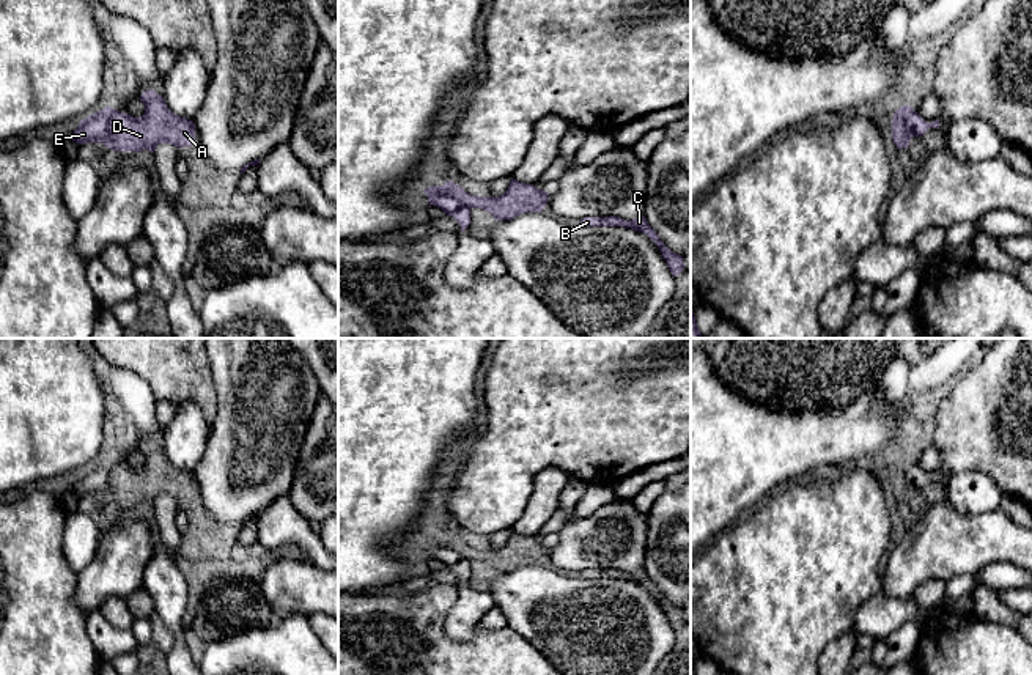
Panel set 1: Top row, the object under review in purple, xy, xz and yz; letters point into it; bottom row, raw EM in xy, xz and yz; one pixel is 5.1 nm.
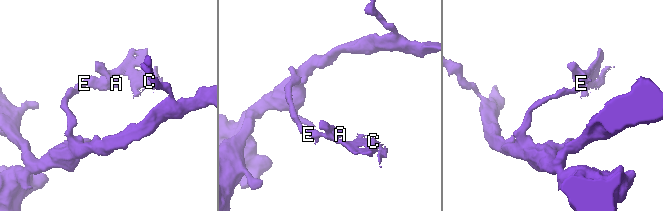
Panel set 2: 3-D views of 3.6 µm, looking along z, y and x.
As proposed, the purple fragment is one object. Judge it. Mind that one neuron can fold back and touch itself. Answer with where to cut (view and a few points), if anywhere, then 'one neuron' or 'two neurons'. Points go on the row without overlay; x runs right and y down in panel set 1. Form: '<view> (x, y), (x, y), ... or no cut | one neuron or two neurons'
xy (107, 460), (109, 482), (101, 493) | two neurons

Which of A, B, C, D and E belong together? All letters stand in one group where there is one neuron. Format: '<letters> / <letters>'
A B C D / E

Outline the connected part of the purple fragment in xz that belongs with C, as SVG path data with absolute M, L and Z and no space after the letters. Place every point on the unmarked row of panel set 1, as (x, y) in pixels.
M640 568L632 573L625 573L620 570L585 570L580 573L580 577L584 579L623 579L623 581L631 581L636 584L645 585L661 603L662 610L665 612L670 625L673 629L680 628L680 625L684 622L683 615L683 607L673 606L654 585L654 582L650 579L648 573L645 568Z

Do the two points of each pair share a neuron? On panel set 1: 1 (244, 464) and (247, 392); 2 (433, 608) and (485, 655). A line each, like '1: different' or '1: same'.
1: same
2: same

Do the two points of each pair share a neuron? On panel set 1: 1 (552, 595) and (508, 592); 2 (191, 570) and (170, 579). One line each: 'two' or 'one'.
1: one
2: two

